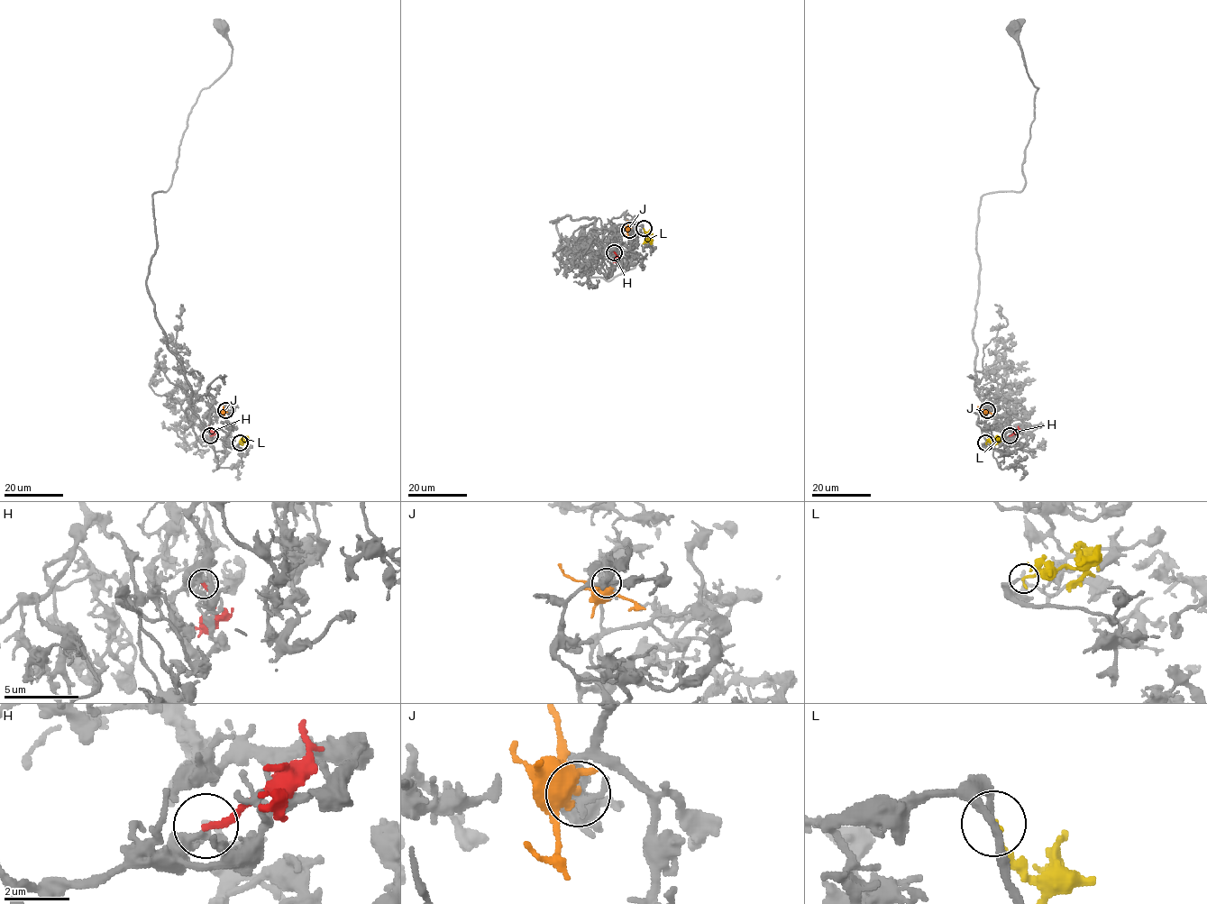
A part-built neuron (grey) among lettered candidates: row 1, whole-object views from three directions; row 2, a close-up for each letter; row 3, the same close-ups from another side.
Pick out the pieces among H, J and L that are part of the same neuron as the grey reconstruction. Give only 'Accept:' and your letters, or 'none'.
Accept: L

